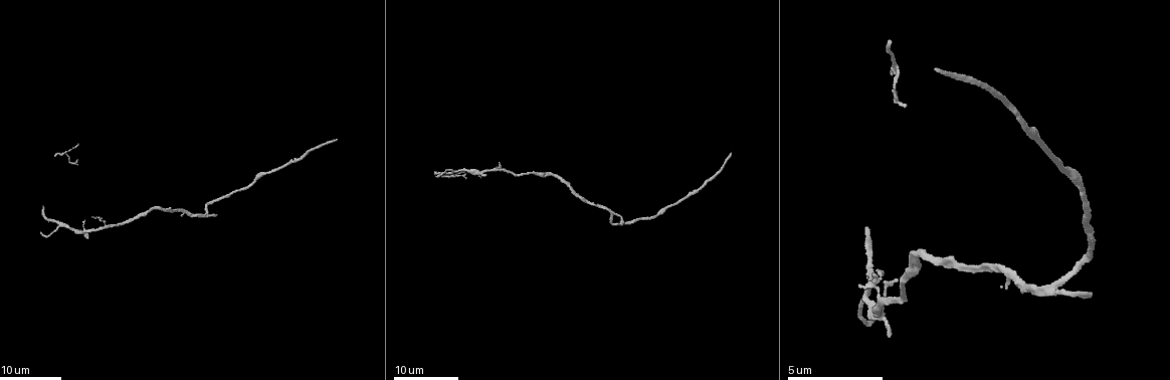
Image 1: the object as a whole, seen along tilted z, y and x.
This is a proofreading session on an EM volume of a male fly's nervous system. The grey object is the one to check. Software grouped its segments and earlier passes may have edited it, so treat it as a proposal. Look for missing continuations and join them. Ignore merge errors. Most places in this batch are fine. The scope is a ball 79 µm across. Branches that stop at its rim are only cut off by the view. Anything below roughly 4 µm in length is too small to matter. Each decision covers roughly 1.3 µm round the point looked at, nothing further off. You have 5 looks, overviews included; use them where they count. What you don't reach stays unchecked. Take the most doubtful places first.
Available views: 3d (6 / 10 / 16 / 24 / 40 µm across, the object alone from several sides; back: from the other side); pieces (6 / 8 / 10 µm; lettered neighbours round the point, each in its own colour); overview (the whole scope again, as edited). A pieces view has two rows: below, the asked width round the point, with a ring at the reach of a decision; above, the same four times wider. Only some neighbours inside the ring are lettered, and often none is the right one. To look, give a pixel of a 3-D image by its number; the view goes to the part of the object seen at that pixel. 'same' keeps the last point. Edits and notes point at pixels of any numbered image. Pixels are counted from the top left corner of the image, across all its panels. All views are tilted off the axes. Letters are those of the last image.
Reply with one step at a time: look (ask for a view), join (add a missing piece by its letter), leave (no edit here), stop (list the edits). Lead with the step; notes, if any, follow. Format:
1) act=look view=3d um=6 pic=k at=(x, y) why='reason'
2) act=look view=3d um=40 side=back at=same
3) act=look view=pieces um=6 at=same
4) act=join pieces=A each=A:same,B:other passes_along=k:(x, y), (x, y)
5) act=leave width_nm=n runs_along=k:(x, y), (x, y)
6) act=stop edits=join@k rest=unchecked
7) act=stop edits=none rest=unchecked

act=look view=3d um=16 pic=1 at=(731, 154)

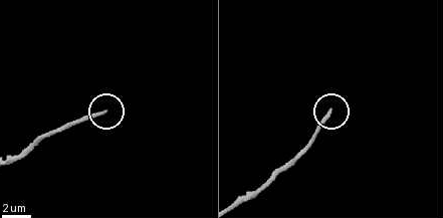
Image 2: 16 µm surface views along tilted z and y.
act=look view=pieces um=6 pic=2 at=(105, 111) why='what lies round it'

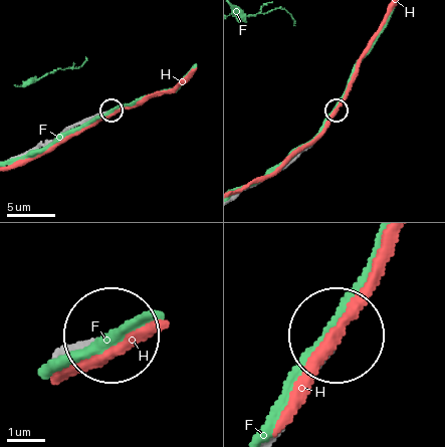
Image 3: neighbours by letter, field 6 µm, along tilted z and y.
act=leave each=F:other,H:other runs_along=3:(15, 159), (110, 110) found='none of them fits'

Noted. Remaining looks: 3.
act=look view=3d um=16 pic=1 at=(1088, 295) why='an open end'

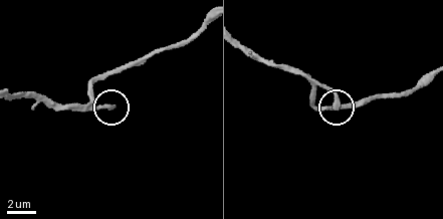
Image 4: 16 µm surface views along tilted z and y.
act=look view=pieces um=6 pic=4 at=(337, 106) why='see the neighbours'

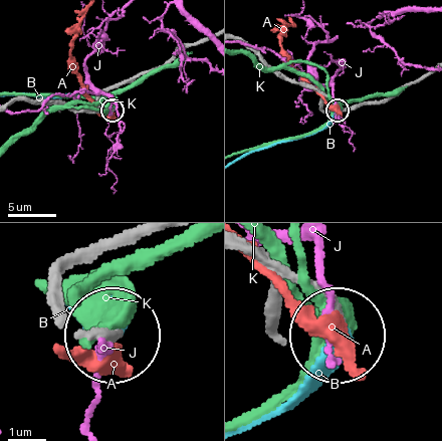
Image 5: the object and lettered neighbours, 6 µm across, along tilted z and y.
act=join pieces=B each=A:other,B:same,J:other,K:other found='the neuron continues'

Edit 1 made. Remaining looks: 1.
act=stop edits=join@5 rest=unchecked

